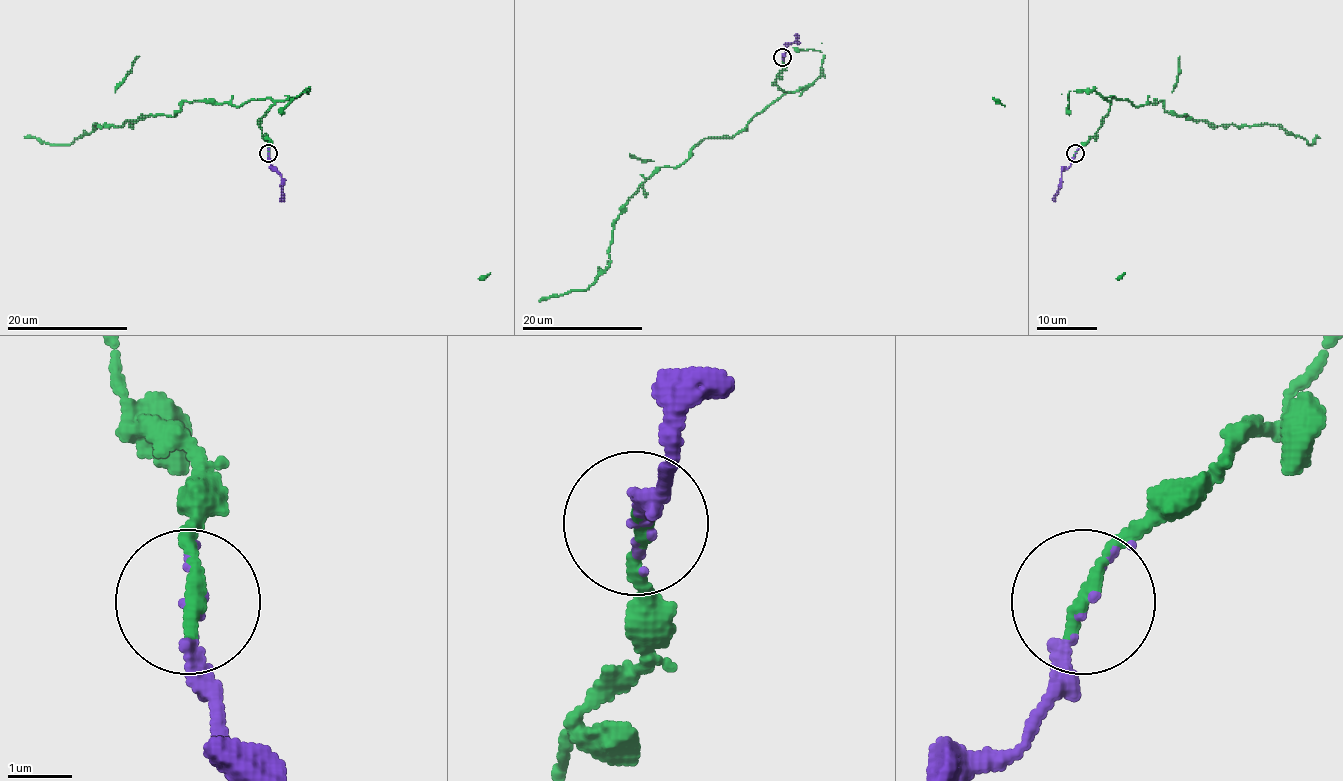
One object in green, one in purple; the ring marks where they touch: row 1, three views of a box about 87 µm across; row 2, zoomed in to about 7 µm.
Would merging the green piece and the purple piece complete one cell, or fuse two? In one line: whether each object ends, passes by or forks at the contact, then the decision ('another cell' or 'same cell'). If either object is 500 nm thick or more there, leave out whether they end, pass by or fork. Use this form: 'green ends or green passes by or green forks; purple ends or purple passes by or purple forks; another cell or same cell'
green ends; purple ends; same cell

